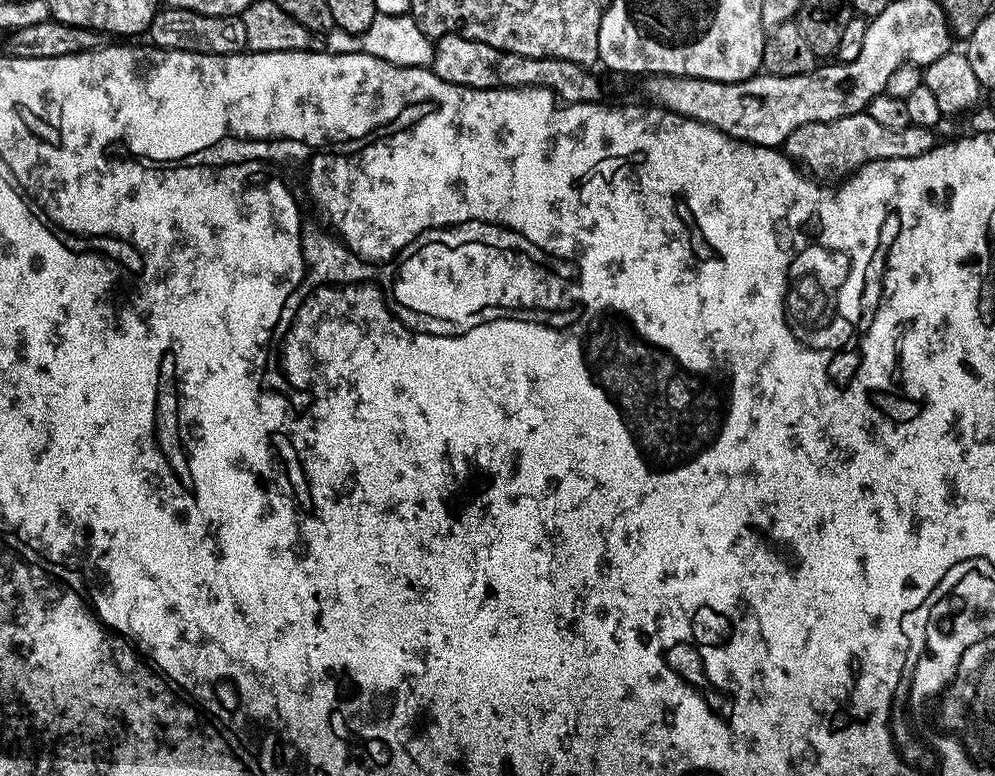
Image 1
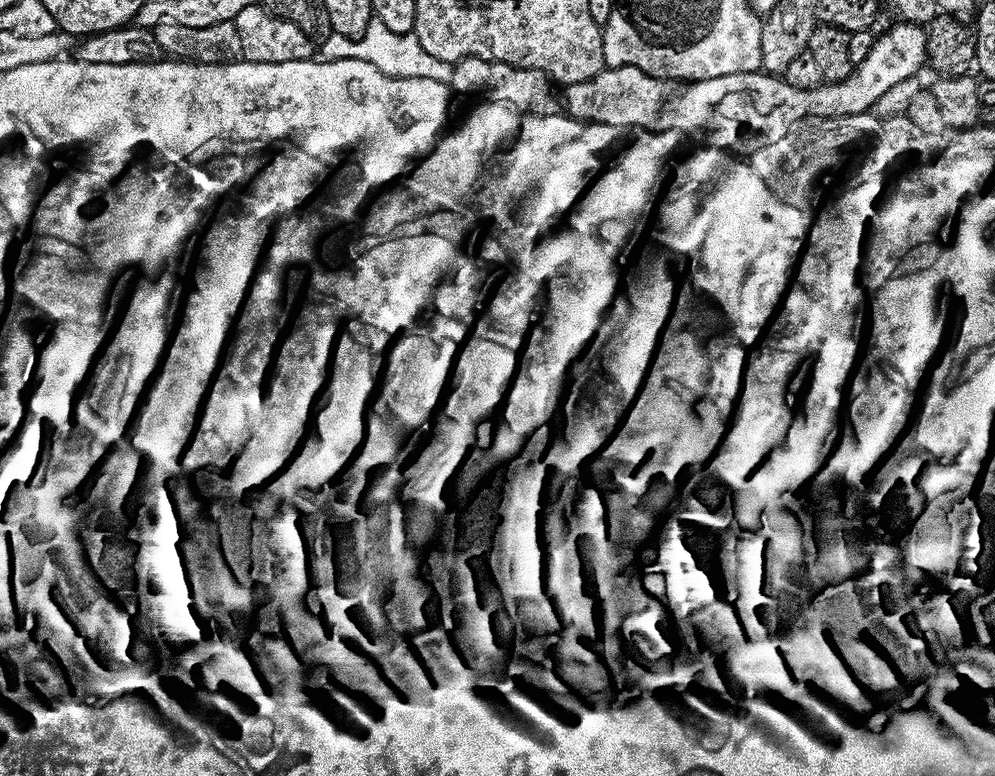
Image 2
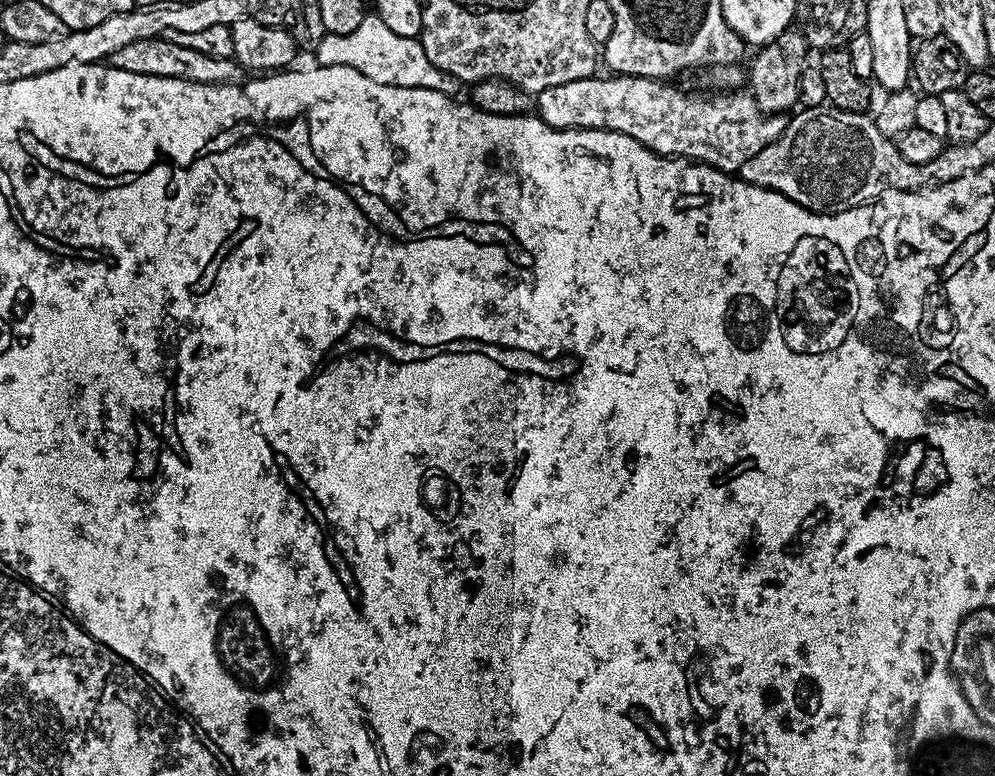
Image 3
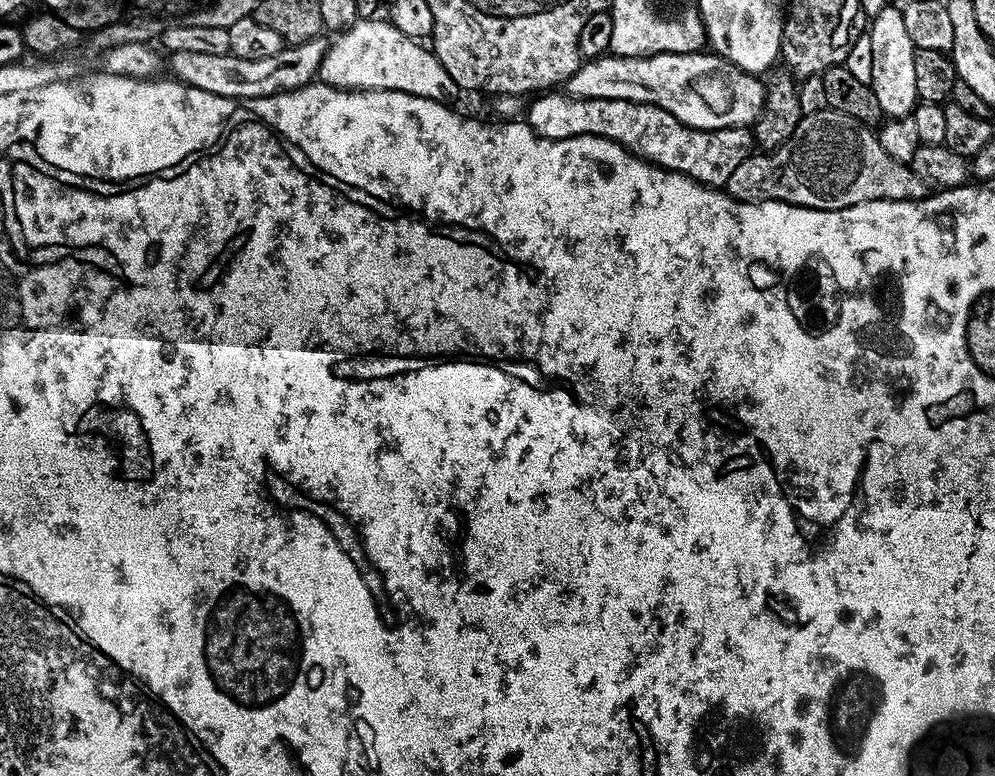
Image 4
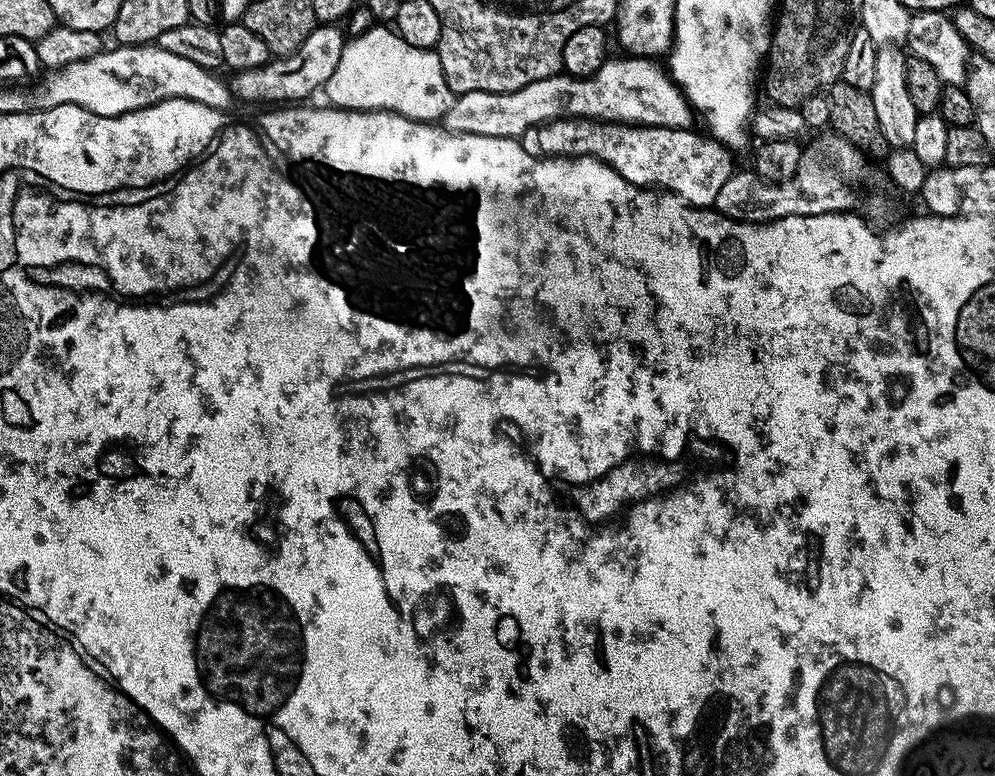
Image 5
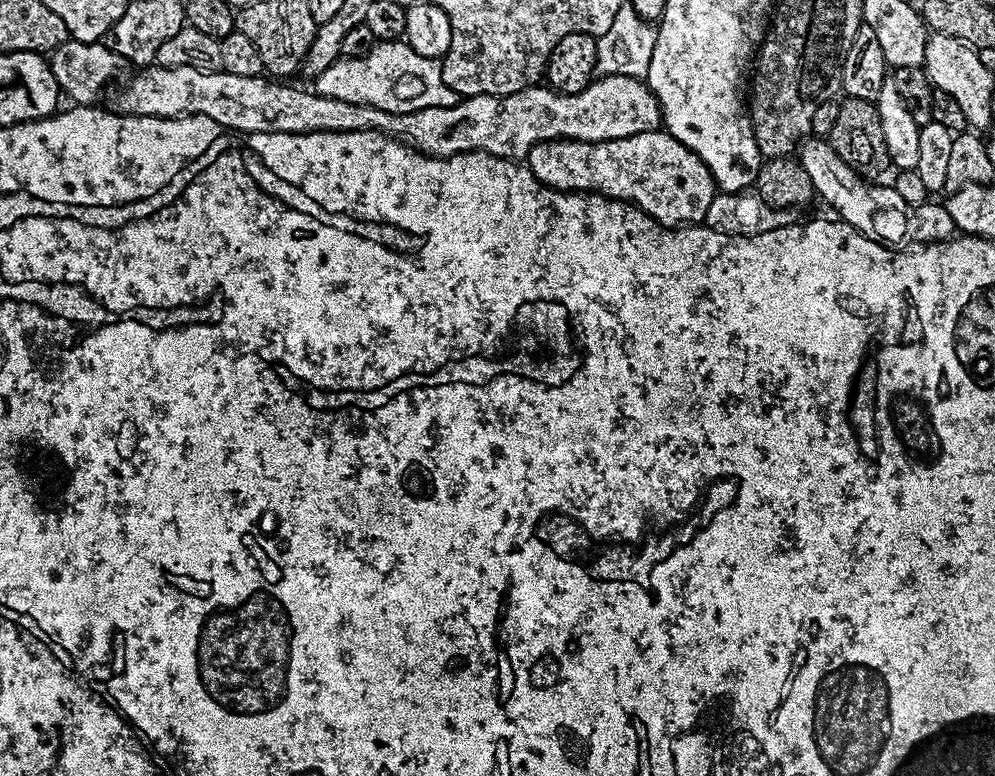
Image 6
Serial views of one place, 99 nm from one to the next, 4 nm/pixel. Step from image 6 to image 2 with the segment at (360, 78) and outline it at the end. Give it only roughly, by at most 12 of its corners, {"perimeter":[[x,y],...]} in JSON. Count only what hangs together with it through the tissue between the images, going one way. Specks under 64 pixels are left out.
{"perimeter":[[375,18],[356,40],[333,31],[325,60],[370,62],[394,78],[451,85],[452,65]]}

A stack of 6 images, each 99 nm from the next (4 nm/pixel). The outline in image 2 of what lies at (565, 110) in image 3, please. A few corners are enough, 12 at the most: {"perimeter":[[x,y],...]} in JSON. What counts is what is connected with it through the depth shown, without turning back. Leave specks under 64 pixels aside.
{"perimeter":[[896,22],[847,80],[654,78],[605,67],[567,85],[575,120],[763,153],[807,116],[849,116],[925,67]]}

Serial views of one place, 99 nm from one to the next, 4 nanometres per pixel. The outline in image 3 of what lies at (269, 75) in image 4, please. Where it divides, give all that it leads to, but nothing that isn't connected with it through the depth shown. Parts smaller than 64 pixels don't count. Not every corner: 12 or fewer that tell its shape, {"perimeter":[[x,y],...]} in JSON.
{"perimeter":[[141,38],[107,63],[129,74],[238,84],[246,70],[170,42]]}

